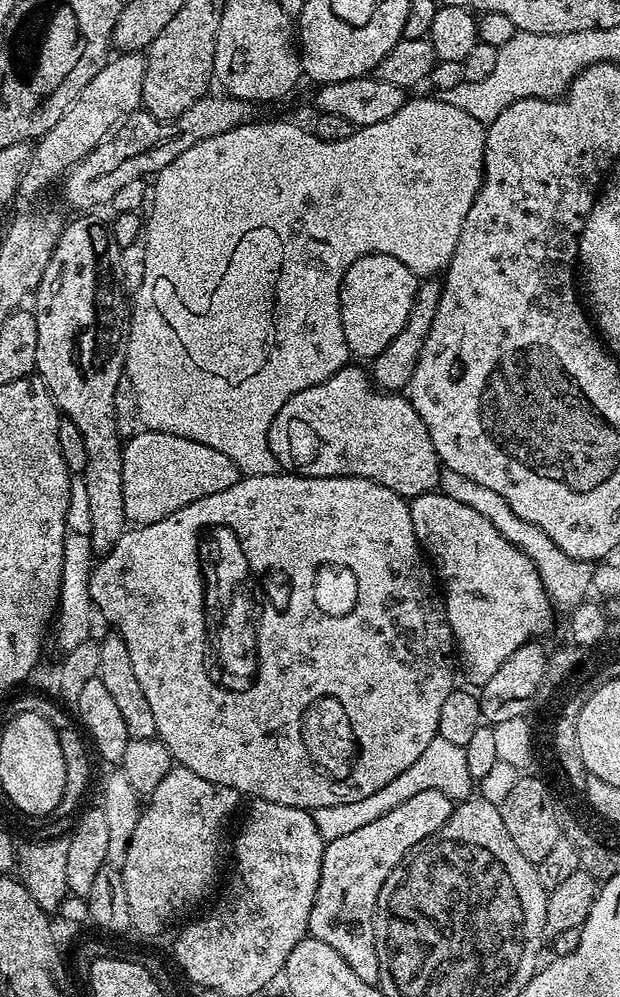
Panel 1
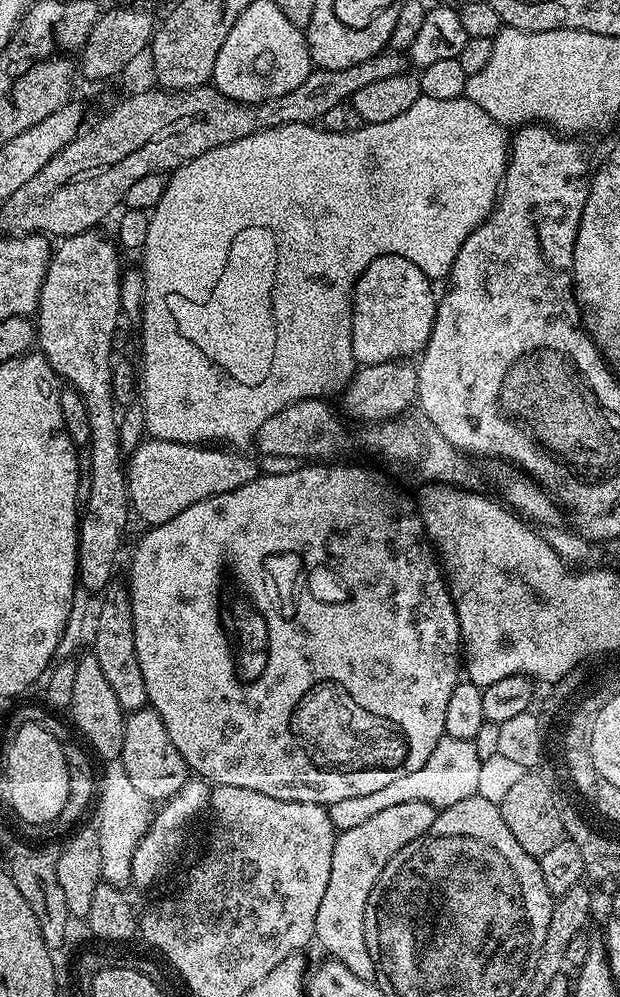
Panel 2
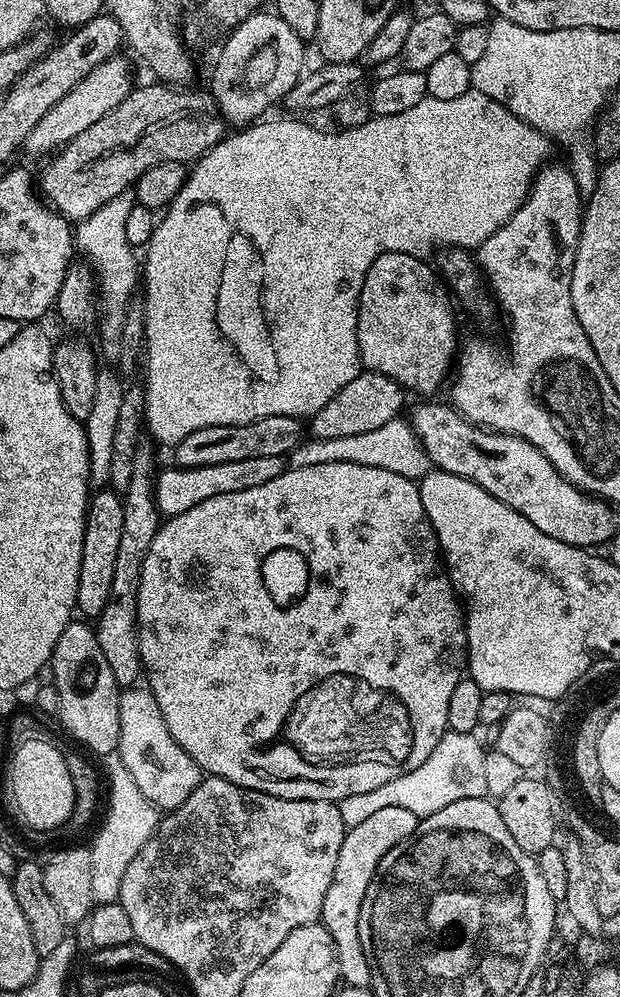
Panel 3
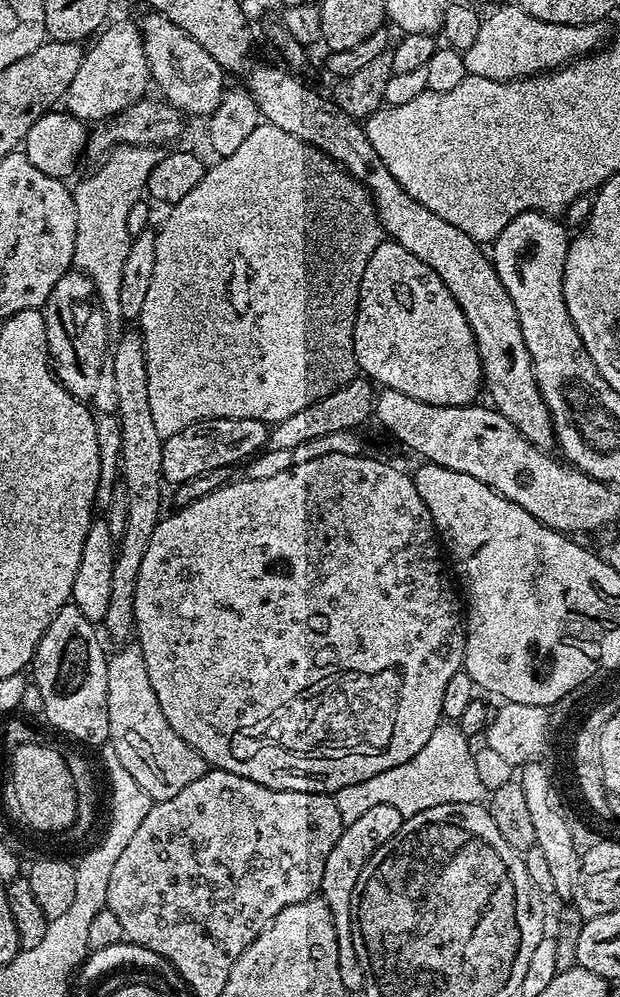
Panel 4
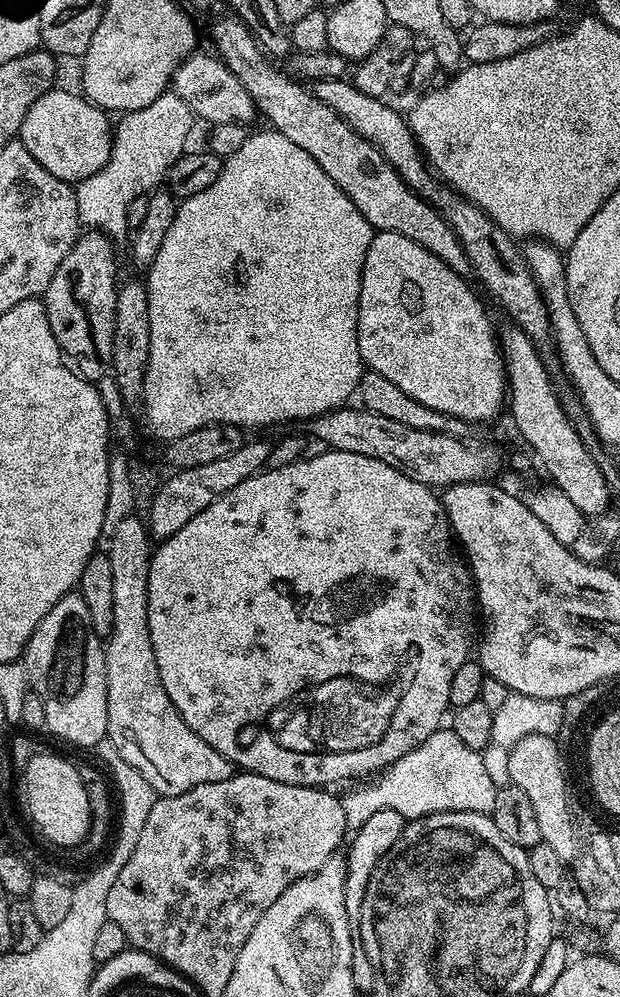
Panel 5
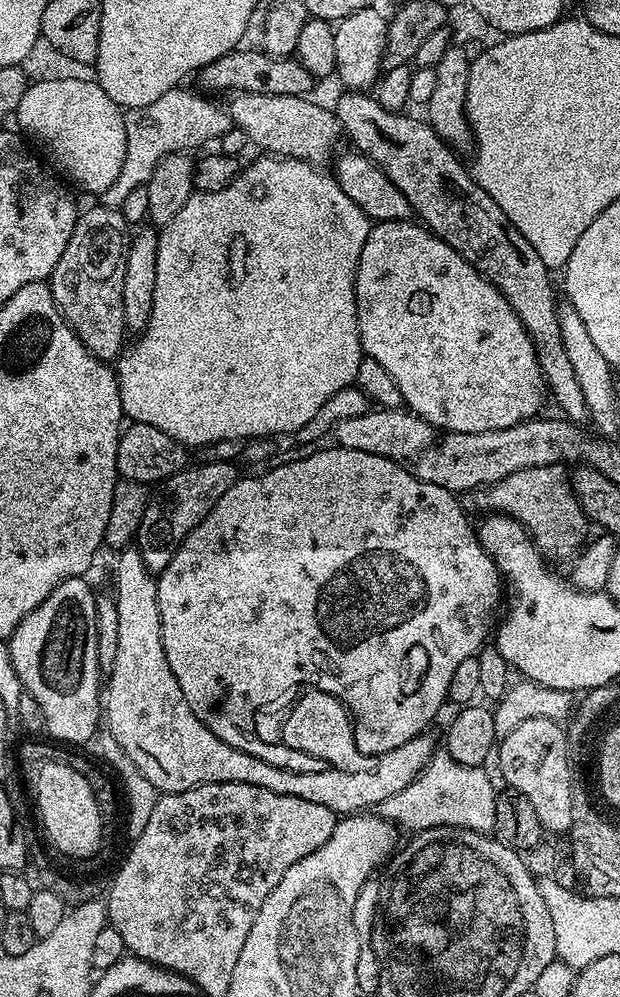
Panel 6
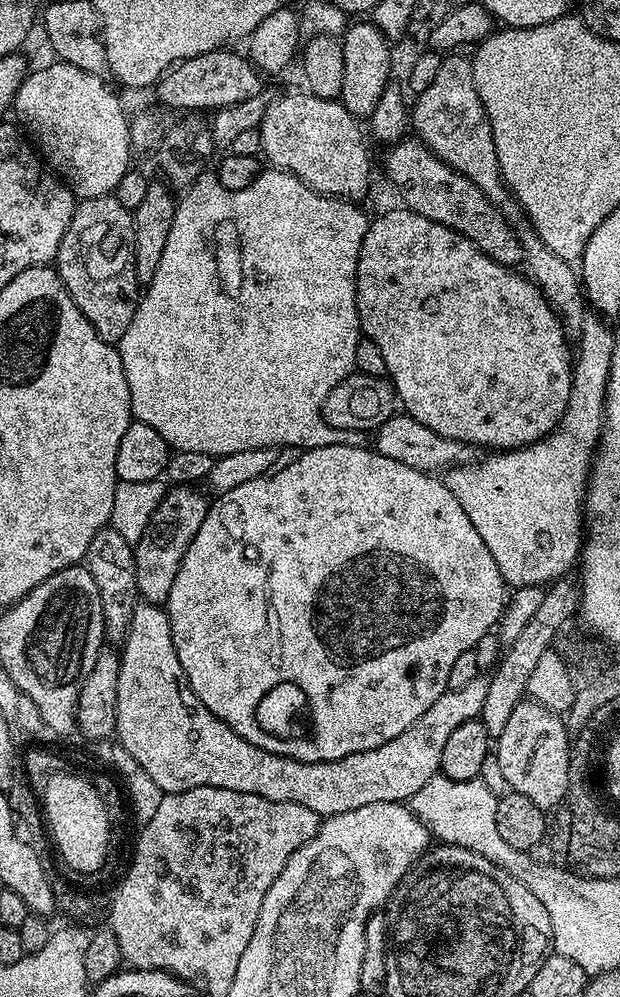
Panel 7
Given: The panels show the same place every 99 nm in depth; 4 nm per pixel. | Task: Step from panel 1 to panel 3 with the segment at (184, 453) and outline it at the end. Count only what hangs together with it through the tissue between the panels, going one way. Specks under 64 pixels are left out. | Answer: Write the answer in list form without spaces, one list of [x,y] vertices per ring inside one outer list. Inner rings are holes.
[[[282,456],[241,458],[239,462],[218,462],[218,466],[169,467],[165,472],[163,469],[154,481],[156,509],[164,518],[186,514],[190,506],[198,506],[198,502],[206,502],[206,498],[218,498],[218,494],[234,494],[237,490],[250,490],[254,486],[262,486],[284,472],[286,460]]]

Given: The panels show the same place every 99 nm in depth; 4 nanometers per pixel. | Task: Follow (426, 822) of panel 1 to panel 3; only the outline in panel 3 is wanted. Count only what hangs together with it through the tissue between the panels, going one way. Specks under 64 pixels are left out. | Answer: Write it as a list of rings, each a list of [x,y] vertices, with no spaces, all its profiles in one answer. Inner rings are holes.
[[[382,806],[382,810],[370,814],[366,822],[345,831],[342,850],[338,850],[338,862],[334,866],[334,878],[330,882],[330,890],[326,890],[326,902],[322,902],[320,911],[320,920],[336,943],[341,969],[348,970],[351,964],[361,963],[358,914],[362,898],[366,898],[366,886],[370,886],[378,862],[382,862],[386,850],[398,846],[398,842],[414,834],[417,823],[418,818],[410,814],[410,810],[402,810],[402,806]]]

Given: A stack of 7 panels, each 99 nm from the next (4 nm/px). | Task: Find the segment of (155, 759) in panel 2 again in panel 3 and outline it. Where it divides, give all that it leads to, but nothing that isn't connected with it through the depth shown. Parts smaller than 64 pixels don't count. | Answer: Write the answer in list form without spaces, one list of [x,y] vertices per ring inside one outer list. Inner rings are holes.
[[[144,686],[123,689],[120,693],[118,718],[120,719],[118,754],[126,770],[130,770],[134,786],[138,786],[138,790],[142,790],[142,794],[146,794],[146,798],[158,810],[171,810],[182,806],[182,802],[186,802],[186,798],[190,798],[192,791],[199,786],[202,773],[194,758],[190,758],[190,754],[186,754],[186,750],[182,750],[178,742],[174,742],[162,718],[162,710],[158,710],[154,694]]]

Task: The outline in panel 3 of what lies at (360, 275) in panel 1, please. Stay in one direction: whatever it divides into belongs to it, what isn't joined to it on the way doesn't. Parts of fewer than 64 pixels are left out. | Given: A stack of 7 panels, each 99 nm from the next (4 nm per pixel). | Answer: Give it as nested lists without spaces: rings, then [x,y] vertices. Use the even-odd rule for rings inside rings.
[[[408,250],[382,254],[374,258],[360,291],[356,333],[363,367],[394,378],[394,382],[398,382],[400,387],[409,393],[432,392],[444,379],[445,383],[453,371],[454,361],[458,356],[456,316],[452,313],[453,301],[445,285],[438,279],[437,273],[433,269],[432,273],[424,264],[427,263],[421,257],[412,255]]]

